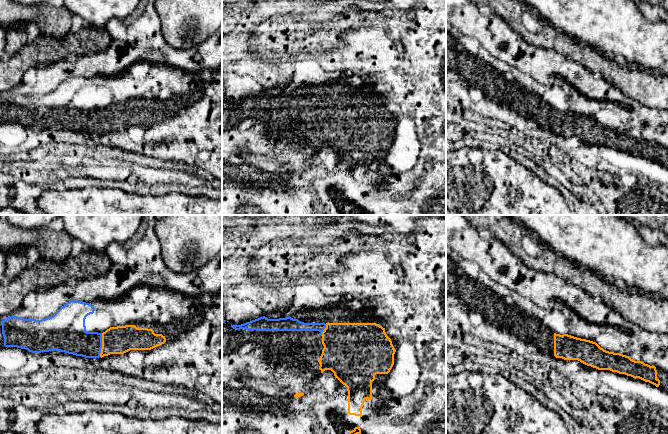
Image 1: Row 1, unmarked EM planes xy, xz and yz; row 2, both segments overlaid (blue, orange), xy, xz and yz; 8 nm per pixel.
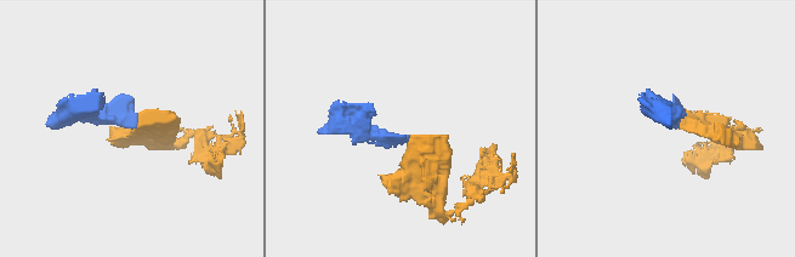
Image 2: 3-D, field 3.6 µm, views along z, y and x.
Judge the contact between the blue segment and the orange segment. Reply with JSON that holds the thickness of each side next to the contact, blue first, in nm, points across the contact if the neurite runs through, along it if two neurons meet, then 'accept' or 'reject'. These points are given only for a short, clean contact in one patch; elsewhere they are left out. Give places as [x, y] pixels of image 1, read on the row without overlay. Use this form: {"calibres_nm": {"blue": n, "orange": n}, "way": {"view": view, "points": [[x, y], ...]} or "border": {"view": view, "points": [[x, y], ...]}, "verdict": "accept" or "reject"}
{"calibres_nm": {"blue": 260, "orange": 220}, "way": {"view": "xy", "points": [[71, 113], [81, 119], [101, 121], [116, 116]]}, "verdict": "accept"}

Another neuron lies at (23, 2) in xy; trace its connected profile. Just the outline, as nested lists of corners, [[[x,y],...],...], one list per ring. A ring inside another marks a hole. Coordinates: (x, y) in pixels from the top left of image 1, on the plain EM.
[[[12,0],[21,5],[42,5],[45,3],[49,3],[50,0]]]

